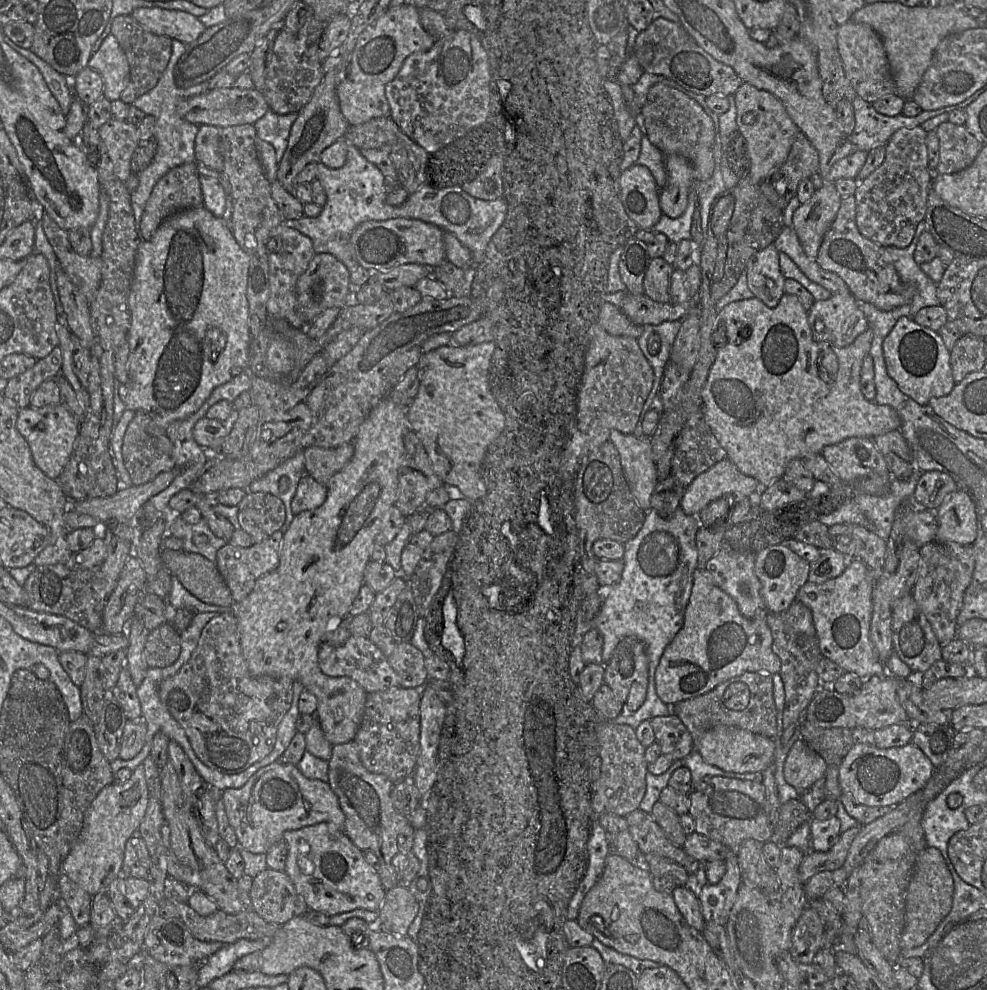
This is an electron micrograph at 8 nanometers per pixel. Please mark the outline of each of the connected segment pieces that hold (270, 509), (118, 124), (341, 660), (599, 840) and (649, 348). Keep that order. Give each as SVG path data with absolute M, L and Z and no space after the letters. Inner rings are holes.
M247 491L237 506L240 526L252 537L254 543L262 542L276 531L280 531L285 522L285 505L280 498L271 493Z
M109 119L98 129L115 175L124 183L131 175L131 158L139 143L138 126L126 120Z
M351 635L341 646L323 641L318 651L321 671L330 677L350 677L367 693L381 692L400 686L400 677L391 667L388 657L368 637Z
M594 815L590 836L587 842L588 867L579 887L574 893L567 910L568 920L576 920L580 906L592 887L600 879L606 864L606 859L611 853L610 843L607 840L607 832Z
M675 320L659 325L645 325L642 335L638 338L638 345L654 371L654 390L659 391L664 369L681 323L680 320Z

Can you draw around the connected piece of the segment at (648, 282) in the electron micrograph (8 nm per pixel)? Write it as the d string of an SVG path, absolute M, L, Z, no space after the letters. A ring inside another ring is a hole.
M663 257L653 258L644 278L644 294L658 303L671 303L670 280L674 267Z

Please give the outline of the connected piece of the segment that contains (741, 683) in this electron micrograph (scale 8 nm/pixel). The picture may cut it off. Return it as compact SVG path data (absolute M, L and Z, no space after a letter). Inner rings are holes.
M745 672L722 682L705 694L674 704L673 710L692 735L693 750L699 751L702 735L718 725L738 727L769 738L779 737L771 674Z

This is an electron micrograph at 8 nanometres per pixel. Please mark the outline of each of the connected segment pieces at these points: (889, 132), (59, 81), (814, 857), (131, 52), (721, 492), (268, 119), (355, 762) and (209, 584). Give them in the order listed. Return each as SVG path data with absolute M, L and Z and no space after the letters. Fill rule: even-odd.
M856 95L852 100L855 125L848 138L859 150L869 152L875 147L886 145L897 130L920 126L930 118L956 110L955 106L962 103L935 110L922 110L921 113L914 117L906 117L903 114L886 116L878 113L872 103Z
M4 35L4 41L19 54L32 62L41 72L48 88L57 99L63 115L67 115L73 99L71 80L59 73L50 64L38 57L31 49L25 49L12 42Z
M858 824L841 833L835 844L827 851L809 851L804 856L799 866L799 876L803 884L815 874L822 871L835 871L845 862L854 838L861 831L862 825Z
M119 15L111 22L111 35L115 36L124 51L130 68L130 80L120 95L125 104L152 90L166 69L172 54L172 39L147 31L131 15Z
M728 458L698 475L685 489L680 507L687 515L697 516L709 503L725 495L760 495L761 484L743 474Z
M269 109L253 125L256 130L256 137L268 142L274 147L278 163L285 153L291 127L297 116L298 114L296 112L279 115Z
M353 740L333 746L328 761L328 784L338 797L345 815L344 833L361 851L371 851L377 856L379 876L386 891L400 885L392 860L399 853L398 835L409 824L409 818L394 807L391 792L395 783L385 775L371 773L364 767Z
M161 549L161 560L198 600L224 607L235 604L216 562L198 553L170 549Z

